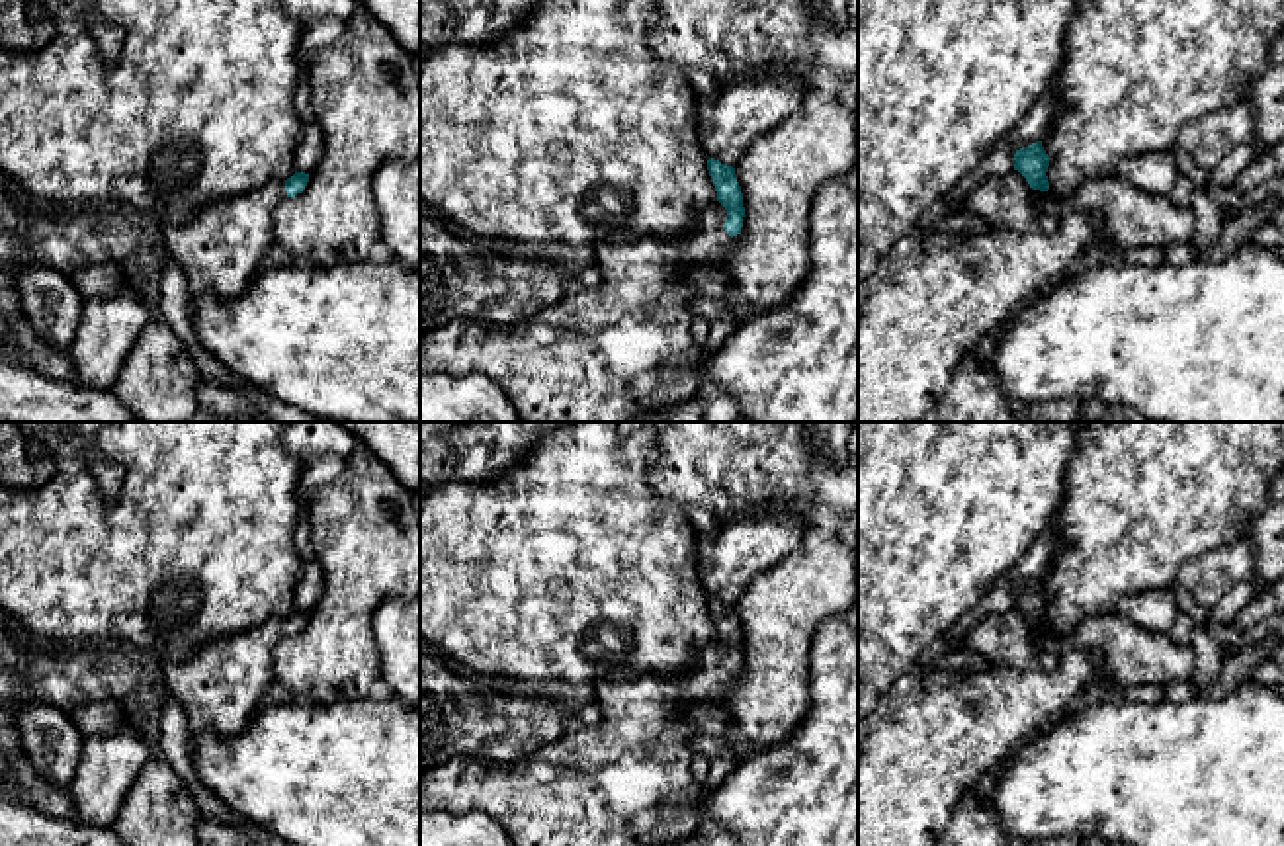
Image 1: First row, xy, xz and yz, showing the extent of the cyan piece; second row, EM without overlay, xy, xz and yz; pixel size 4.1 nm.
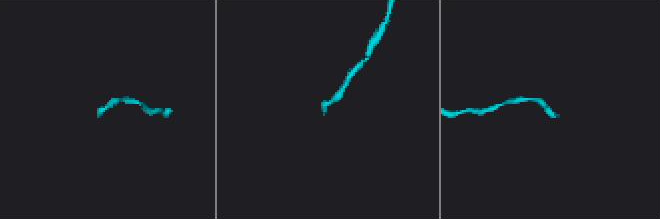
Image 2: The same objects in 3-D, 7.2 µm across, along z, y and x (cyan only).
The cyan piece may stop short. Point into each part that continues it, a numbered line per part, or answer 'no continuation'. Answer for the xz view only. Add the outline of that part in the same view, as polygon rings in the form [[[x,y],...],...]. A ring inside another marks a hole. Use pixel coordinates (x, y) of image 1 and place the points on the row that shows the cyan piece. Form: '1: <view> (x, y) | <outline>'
1: xz (614, 352) | [[[721,203],[704,207],[698,225],[684,238],[639,238],[629,242],[602,242],[594,248],[592,264],[602,281],[578,287],[557,305],[543,309],[512,326],[489,324],[475,318],[455,318],[420,338],[420,375],[444,373],[463,377],[483,373],[496,381],[522,422],[635,422],[639,416],[696,401],[698,371],[704,348],[690,334],[694,322],[692,301],[698,293],[686,285],[680,272],[686,266],[723,262],[731,236],[723,229],[727,209]]]

